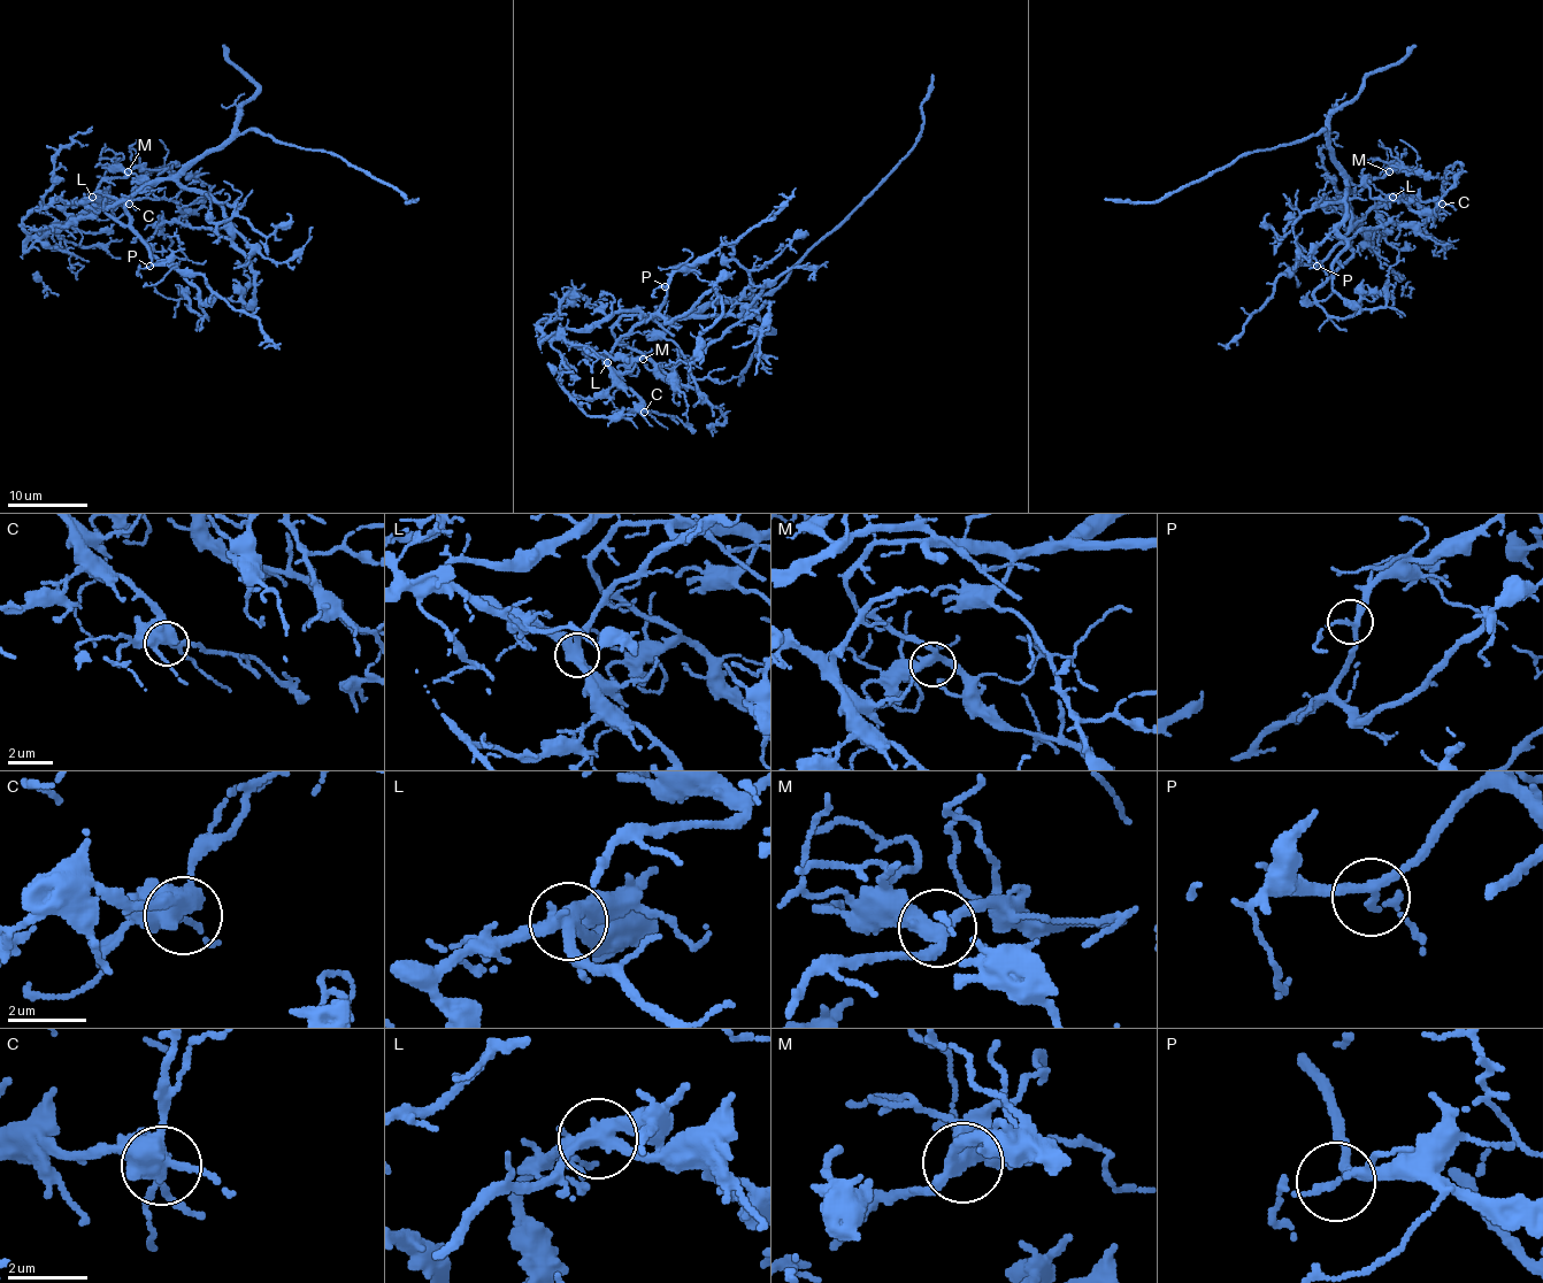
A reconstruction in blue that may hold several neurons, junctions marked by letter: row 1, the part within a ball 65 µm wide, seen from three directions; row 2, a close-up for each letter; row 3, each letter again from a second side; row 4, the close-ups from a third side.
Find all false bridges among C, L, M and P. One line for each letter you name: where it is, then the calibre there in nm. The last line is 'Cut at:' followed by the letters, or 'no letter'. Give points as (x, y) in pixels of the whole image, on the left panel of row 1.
L: Place: (92, 197). Thickness 400 nm
Cut at: L

